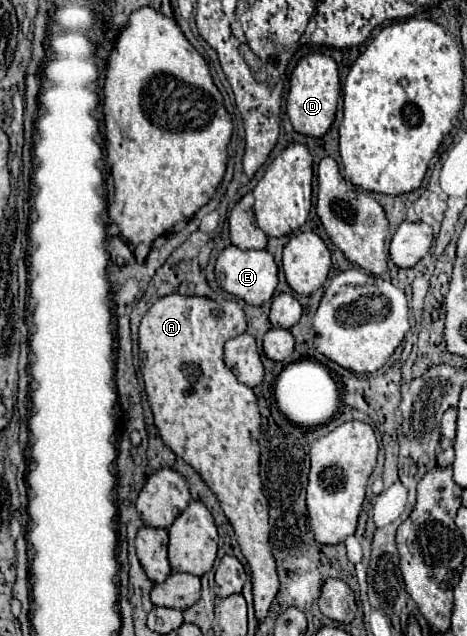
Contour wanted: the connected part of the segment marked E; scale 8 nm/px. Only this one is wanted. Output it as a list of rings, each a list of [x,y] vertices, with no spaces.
[[[231,245],[217,257],[215,281],[223,291],[227,291],[237,299],[243,299],[247,305],[263,305],[273,297],[273,291],[277,287],[277,265],[273,261],[273,255],[265,249],[241,251],[239,247]]]

